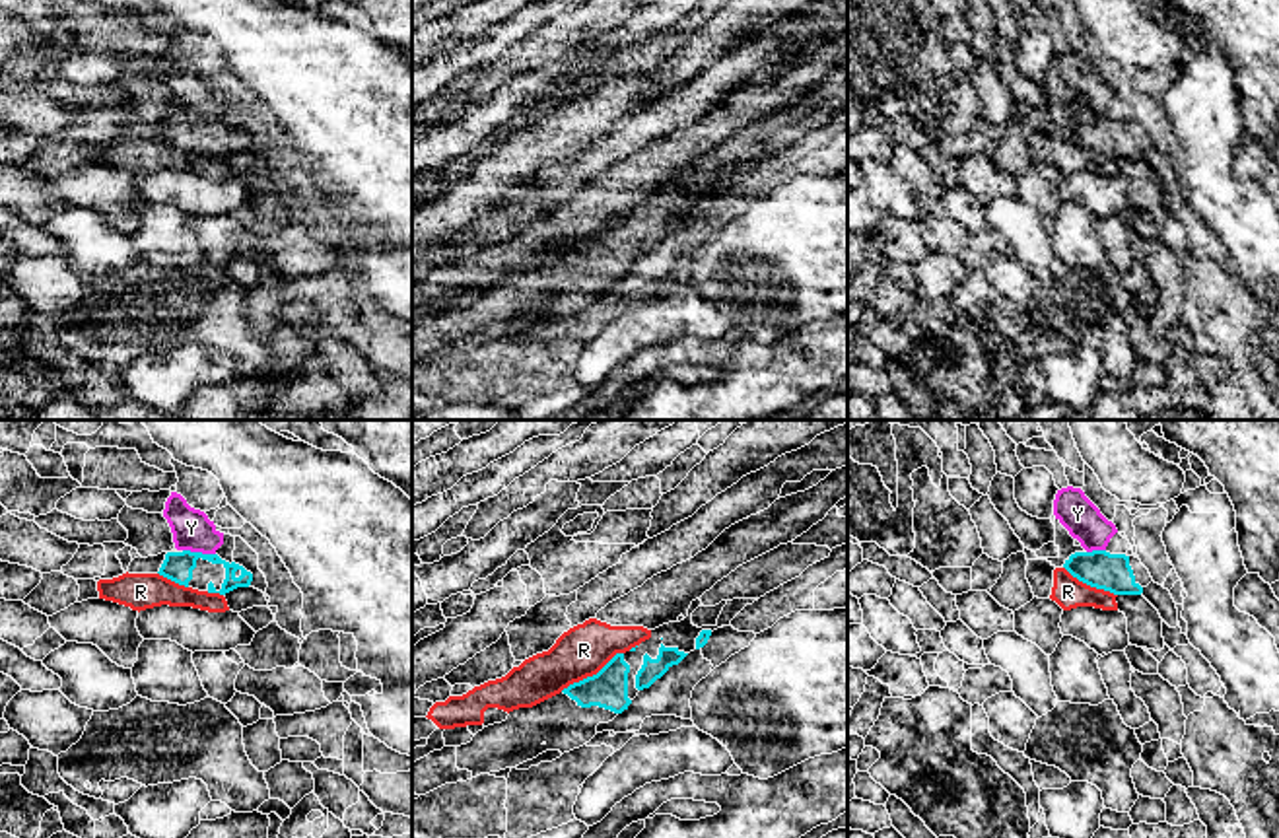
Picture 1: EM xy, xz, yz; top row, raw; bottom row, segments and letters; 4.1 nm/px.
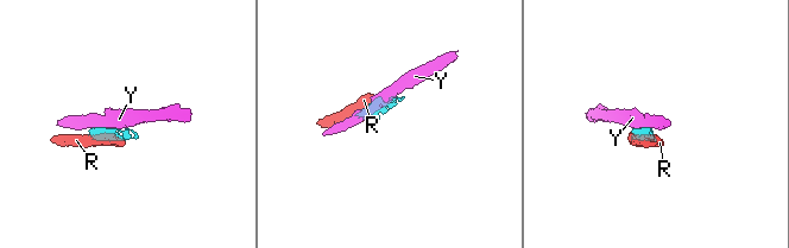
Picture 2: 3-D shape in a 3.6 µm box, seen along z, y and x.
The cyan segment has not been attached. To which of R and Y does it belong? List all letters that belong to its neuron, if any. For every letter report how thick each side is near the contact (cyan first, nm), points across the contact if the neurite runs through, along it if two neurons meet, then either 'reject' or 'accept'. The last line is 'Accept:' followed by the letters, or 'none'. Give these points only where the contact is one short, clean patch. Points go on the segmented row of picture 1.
R: 160 nm thick on the cyan side, 220 nm on the other; reject
Y: 130 nm thick on the cyan side, 160 nm on the other; border along xy (183, 549), (214, 555); reject
Accept: none

